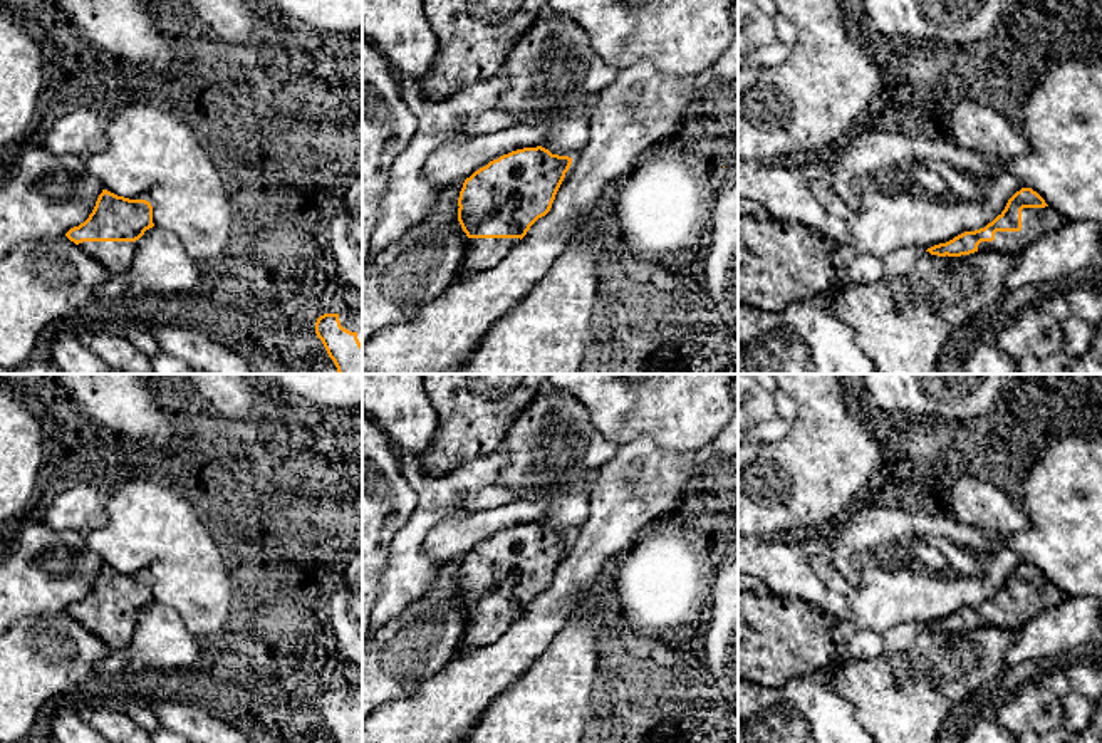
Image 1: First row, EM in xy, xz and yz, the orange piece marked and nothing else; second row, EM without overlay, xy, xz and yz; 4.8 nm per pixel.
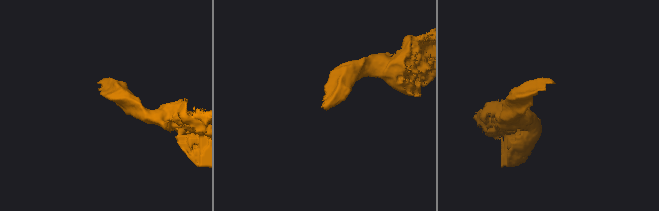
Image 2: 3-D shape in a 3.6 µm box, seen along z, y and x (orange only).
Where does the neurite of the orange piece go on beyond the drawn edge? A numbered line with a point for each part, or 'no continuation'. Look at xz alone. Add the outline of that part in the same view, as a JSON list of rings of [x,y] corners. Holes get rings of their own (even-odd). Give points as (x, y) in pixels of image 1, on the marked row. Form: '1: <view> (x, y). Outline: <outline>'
1: xz (480, 254). Outline: [[[468,238],[458,277],[495,267],[518,242],[520,238]]]

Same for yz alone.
1: yz (1035, 222). Outline: [[[1050,206],[1023,208],[1020,231],[996,231],[993,242],[981,242],[978,245],[978,252],[1000,252],[1016,257],[1030,243],[1050,231],[1058,230],[1067,221],[1068,218]]]

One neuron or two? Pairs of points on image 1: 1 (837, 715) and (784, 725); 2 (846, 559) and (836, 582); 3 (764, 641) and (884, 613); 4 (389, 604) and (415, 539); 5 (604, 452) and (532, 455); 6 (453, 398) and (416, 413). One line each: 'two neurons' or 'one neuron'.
1: one neuron
2: two neurons
3: two neurons
4: one neuron
5: one neuron
6: two neurons

